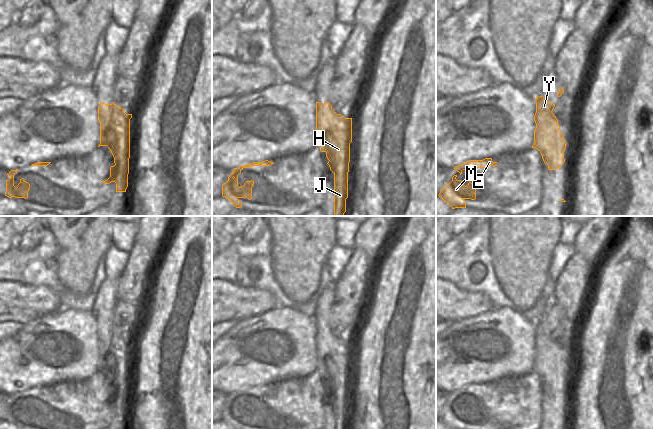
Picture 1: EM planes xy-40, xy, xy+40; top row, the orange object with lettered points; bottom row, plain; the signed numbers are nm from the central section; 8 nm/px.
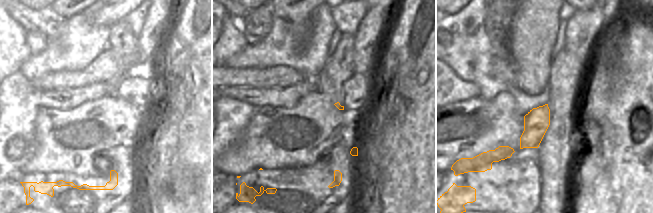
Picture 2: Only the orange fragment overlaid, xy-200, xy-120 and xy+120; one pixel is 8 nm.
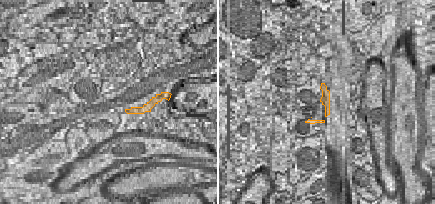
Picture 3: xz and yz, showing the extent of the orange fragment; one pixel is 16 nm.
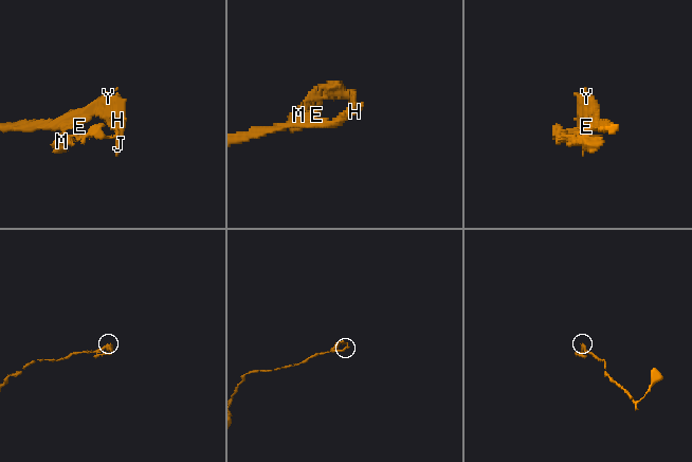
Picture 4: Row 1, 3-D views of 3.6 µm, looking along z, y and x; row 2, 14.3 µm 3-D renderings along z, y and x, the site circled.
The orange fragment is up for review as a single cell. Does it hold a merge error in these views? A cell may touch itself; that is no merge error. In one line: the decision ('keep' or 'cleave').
cleave

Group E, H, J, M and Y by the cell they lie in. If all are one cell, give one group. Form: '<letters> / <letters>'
E Y / H J M

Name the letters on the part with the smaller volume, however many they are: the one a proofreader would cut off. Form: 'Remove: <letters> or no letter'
Remove: H, J, M

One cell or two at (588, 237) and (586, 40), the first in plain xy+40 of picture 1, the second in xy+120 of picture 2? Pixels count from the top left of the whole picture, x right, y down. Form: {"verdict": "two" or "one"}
{"verdict": "one"}

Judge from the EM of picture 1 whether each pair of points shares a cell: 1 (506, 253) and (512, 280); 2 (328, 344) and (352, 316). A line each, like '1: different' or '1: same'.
1: same
2: same

